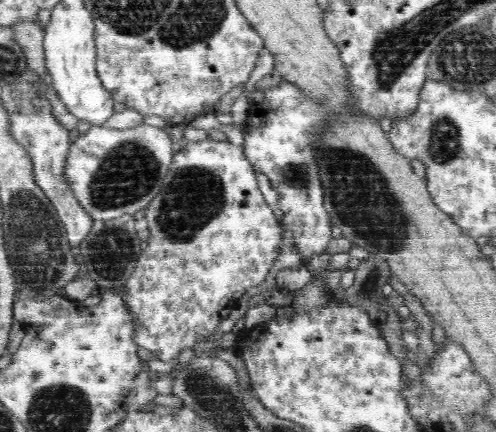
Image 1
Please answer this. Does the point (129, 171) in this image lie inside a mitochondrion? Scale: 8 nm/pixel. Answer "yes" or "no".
yes

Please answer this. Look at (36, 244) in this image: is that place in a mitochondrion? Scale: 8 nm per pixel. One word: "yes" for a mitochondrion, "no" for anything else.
yes

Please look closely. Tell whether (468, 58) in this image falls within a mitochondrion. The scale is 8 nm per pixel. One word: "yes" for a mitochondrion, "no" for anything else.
yes

